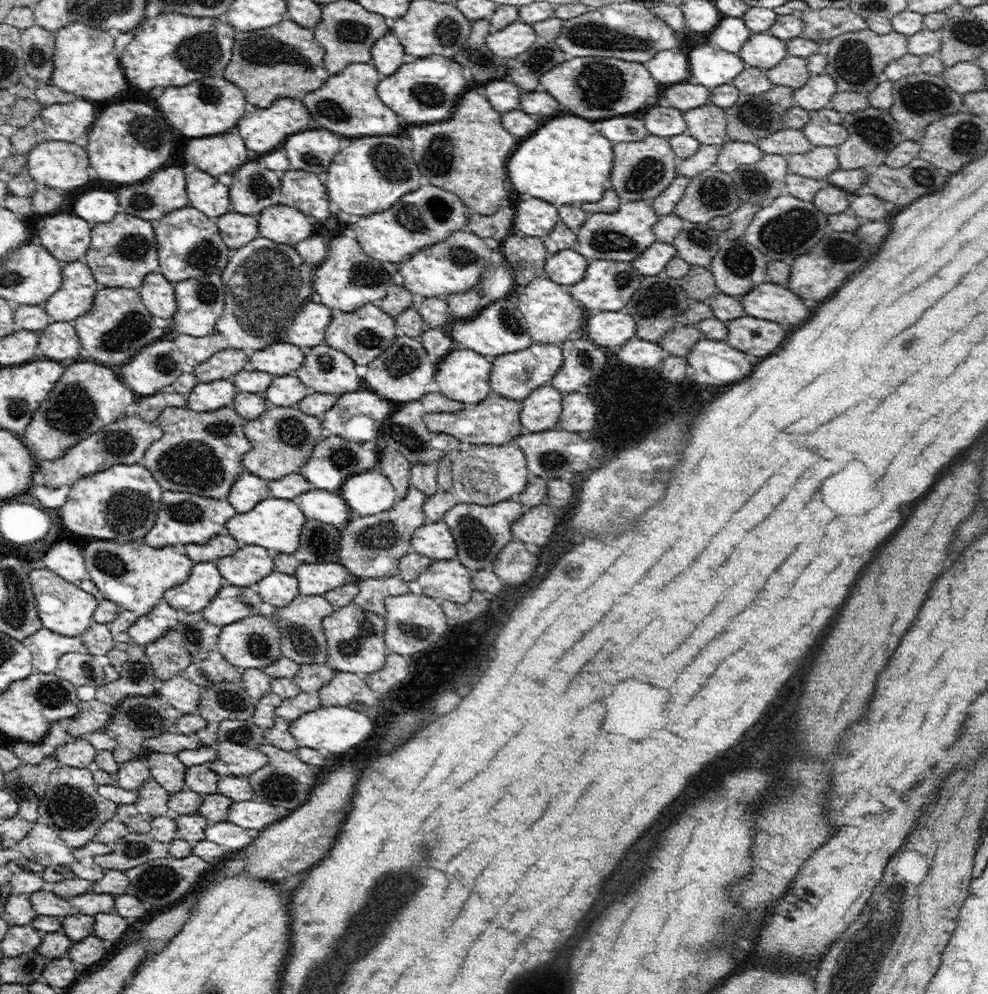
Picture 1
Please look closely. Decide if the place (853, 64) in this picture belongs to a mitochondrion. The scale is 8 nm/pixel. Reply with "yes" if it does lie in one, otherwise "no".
yes

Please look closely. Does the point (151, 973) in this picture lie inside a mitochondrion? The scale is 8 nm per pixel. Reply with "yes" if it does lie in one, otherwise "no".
no

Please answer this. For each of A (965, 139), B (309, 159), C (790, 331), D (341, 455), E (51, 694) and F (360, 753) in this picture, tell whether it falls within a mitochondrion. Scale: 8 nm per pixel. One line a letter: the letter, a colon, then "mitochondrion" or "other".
A: mitochondrion
B: mitochondrion
C: other
D: mitochondrion
E: mitochondrion
F: other

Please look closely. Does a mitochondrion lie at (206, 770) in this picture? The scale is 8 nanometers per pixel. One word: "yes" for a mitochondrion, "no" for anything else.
no

